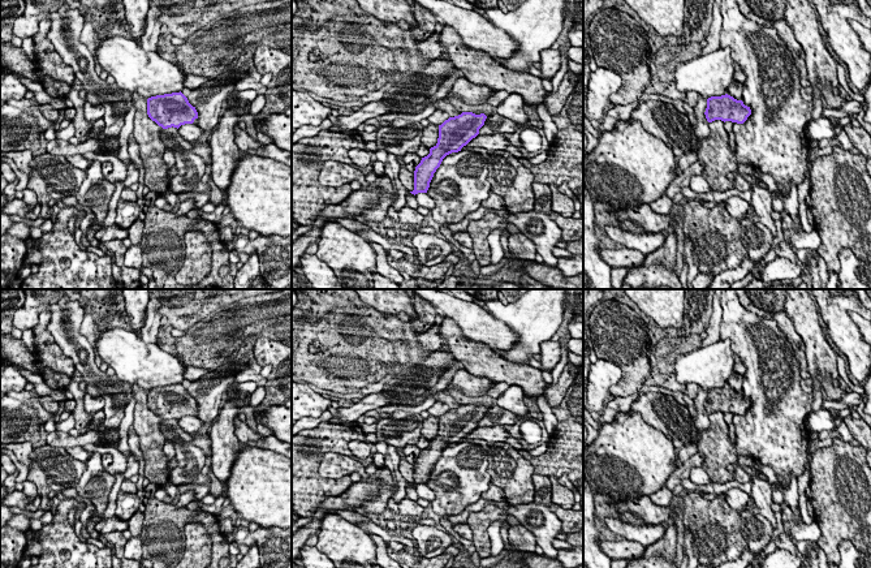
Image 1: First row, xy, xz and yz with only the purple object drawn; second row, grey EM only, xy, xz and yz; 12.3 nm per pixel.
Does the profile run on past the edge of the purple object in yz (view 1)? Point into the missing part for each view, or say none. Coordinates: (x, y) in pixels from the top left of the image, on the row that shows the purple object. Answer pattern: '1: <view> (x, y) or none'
1: none

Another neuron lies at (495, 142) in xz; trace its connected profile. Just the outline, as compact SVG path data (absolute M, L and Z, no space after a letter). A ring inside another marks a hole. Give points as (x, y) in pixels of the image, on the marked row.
M478 134L461 150L480 147L480 149L486 149L488 154L492 154L493 151L497 150L505 150L508 145L510 145L510 142L504 137L504 134L493 134L493 135Z

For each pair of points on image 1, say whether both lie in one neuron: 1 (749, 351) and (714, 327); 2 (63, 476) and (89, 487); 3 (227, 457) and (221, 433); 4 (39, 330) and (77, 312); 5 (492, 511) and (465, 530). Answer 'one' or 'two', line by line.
1: two
2: two
3: one
4: two
5: two

